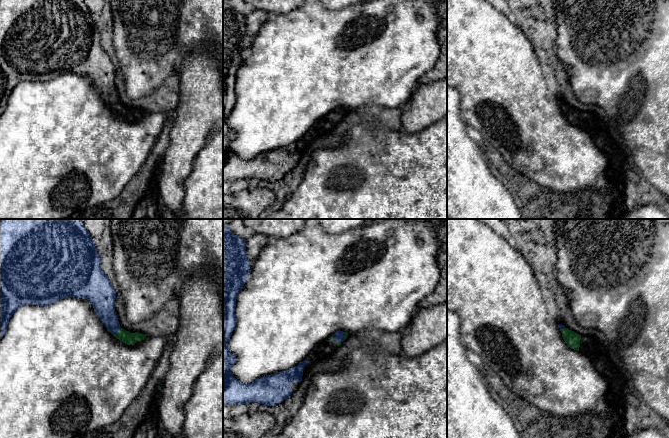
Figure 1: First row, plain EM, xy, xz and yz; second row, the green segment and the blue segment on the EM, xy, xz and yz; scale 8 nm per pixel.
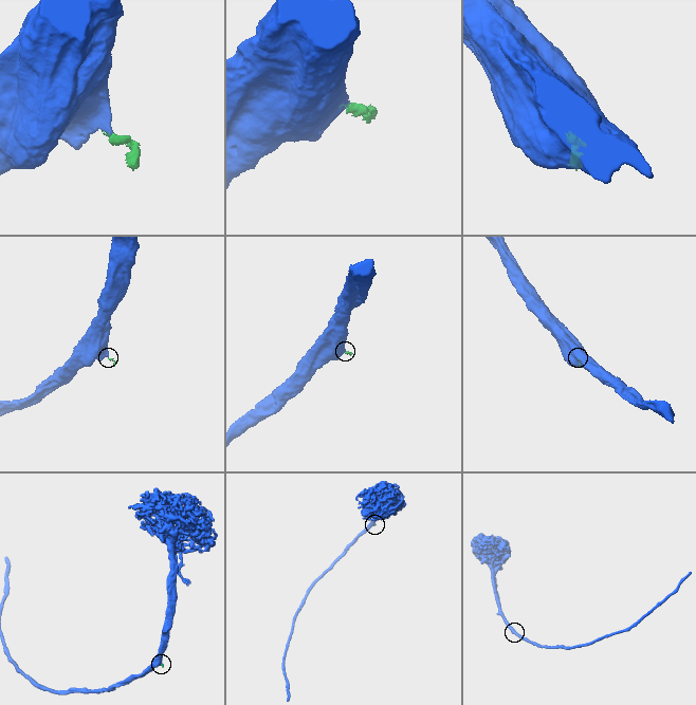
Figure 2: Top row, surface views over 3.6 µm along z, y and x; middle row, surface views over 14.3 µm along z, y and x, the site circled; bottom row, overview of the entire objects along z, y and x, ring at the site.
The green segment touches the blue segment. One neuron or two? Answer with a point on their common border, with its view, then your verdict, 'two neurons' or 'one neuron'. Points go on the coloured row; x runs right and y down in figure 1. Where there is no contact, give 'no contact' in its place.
xy (118, 331) | one neuron

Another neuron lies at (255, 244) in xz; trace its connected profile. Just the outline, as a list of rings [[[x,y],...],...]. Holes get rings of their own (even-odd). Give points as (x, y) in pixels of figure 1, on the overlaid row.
[[[255,234],[246,239],[245,246],[248,258],[255,260],[267,245],[267,236],[263,234]]]

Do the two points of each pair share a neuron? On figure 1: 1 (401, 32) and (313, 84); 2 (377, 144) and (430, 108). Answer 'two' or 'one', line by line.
1: one
2: two

